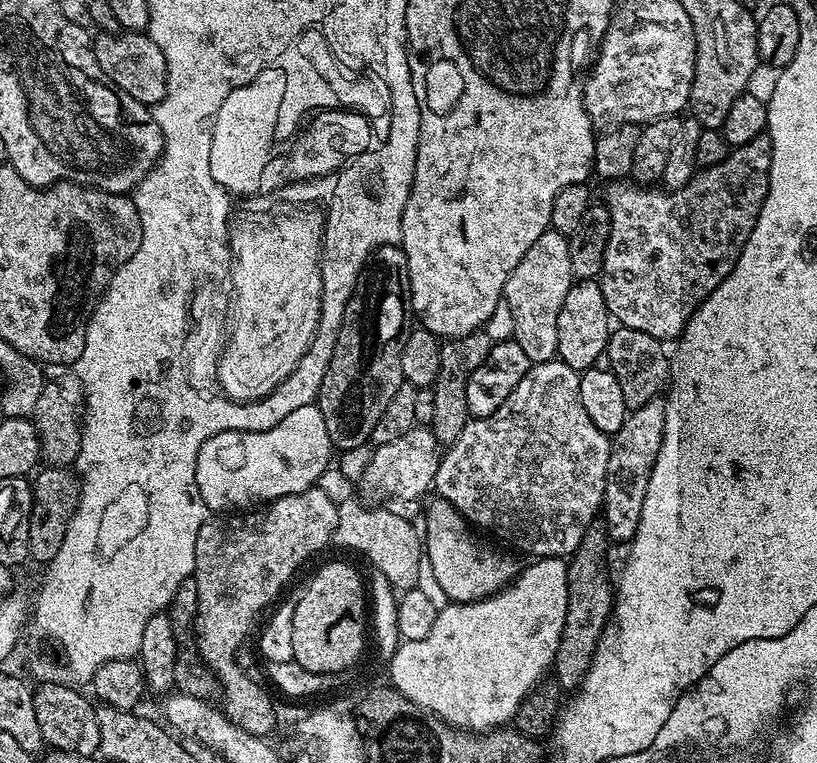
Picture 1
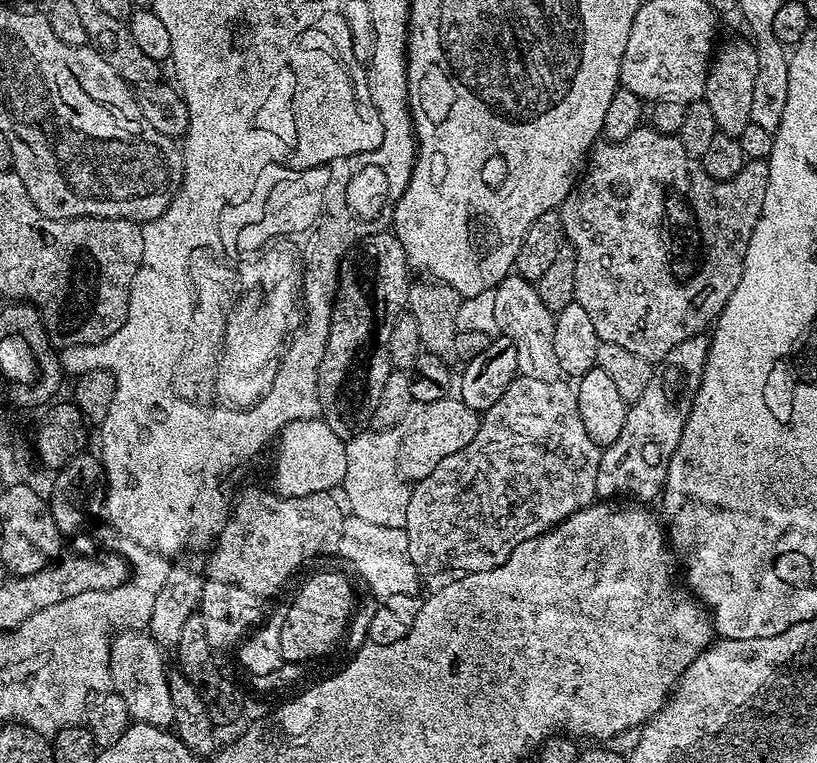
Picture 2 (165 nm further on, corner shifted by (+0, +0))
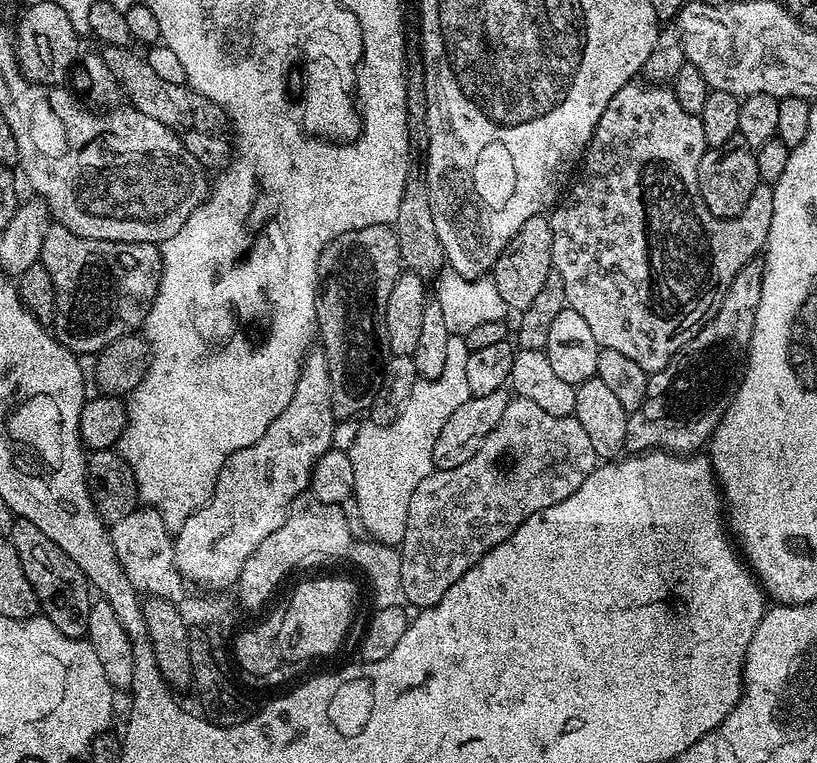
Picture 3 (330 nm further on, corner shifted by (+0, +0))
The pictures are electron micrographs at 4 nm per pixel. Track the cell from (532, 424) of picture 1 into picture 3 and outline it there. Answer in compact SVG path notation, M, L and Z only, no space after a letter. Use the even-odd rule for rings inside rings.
M509 399L506 414L498 418L498 426L490 430L486 442L478 446L474 458L470 462L462 462L462 466L434 470L410 494L410 510L406 518L406 538L398 545L401 556L401 597L413 604L413 609L433 608L494 546L501 544L506 538L530 518L530 514L538 514L538 510L546 510L546 506L558 506L598 466L598 457L594 454L594 446L590 446L590 438L586 430L576 421L575 415L555 416L546 414L540 406L529 400Z

